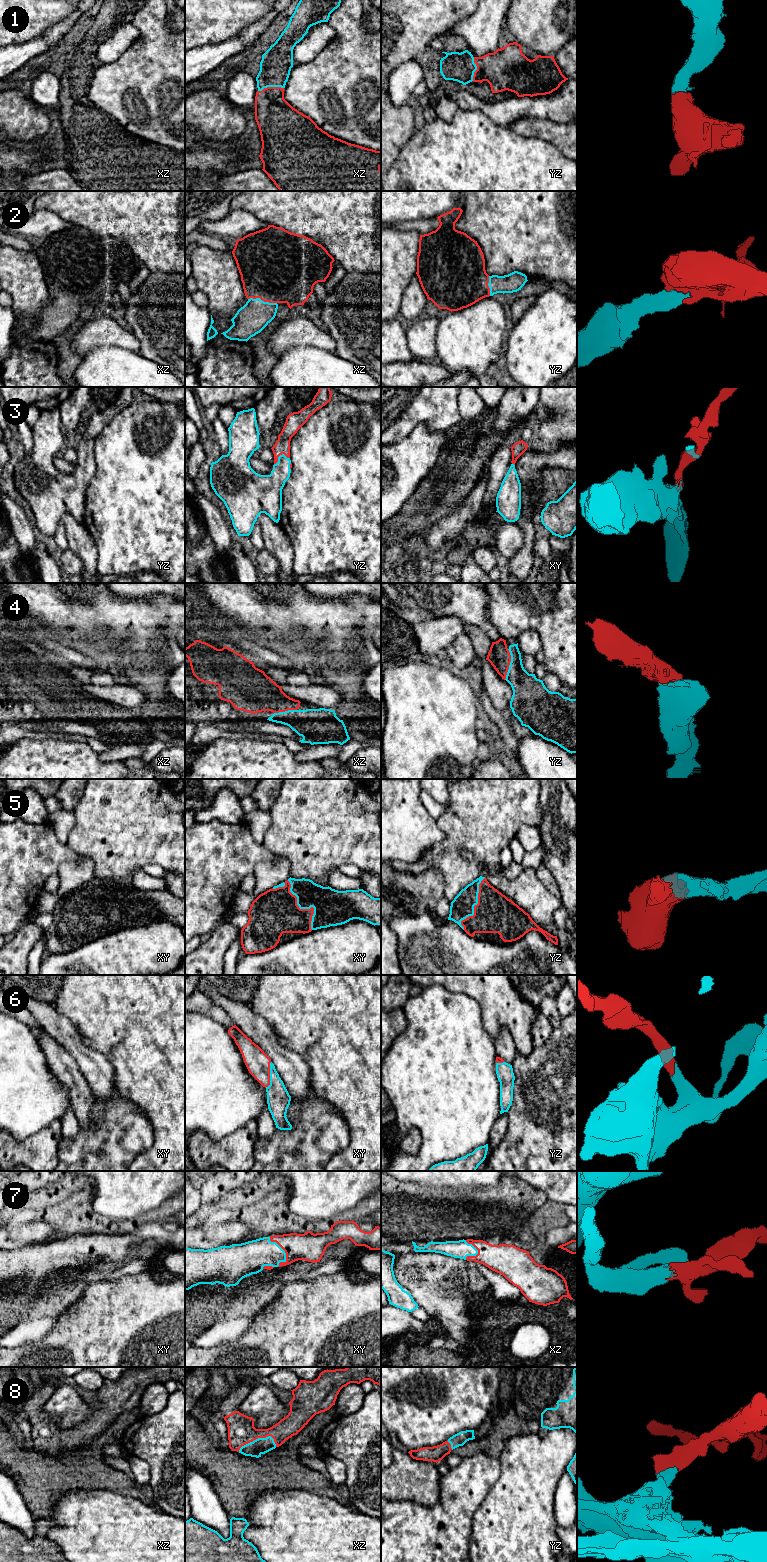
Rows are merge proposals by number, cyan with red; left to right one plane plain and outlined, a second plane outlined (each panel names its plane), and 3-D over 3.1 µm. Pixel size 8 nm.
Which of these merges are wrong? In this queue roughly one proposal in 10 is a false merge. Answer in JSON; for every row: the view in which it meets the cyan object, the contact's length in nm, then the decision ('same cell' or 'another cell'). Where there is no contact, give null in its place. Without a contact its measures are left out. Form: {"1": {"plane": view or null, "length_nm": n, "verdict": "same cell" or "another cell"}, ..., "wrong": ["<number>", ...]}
{"1": {"plane": "xz", "length_nm": 220, "verdict": "same cell"}, "2": {"plane": "xz", "length_nm": 240, "verdict": "same cell"}, "3": {"plane": "yz", "length_nm": 140, "verdict": "same cell"}, "4": {"plane": "yz", "length_nm": 260, "verdict": "same cell"}, "5": {"plane": "xy", "length_nm": 440, "verdict": "same cell"}, "6": {"plane": "xy", "length_nm": 220, "verdict": "same cell"}, "7": {"plane": "xy", "length_nm": 260, "verdict": "same cell"}, "8": {"plane": "xz", "length_nm": 320, "verdict": "same cell"}, "wrong": []}

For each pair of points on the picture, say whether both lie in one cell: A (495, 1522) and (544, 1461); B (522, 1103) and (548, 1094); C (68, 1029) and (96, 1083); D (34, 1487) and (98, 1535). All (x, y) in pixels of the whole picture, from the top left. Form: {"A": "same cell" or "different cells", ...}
{"A": "same cell", "B": "same cell", "C": "same cell", "D": "different cells"}

